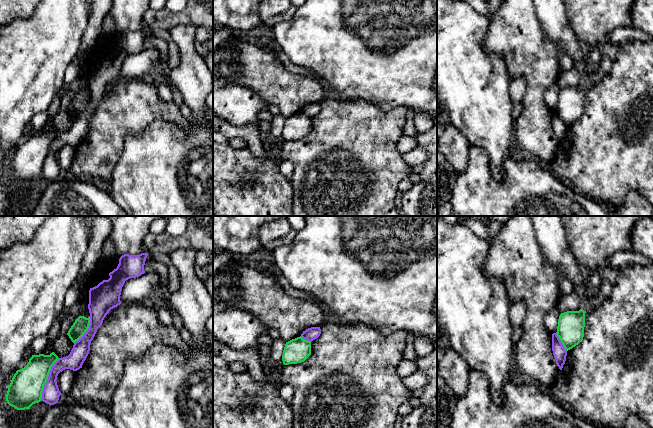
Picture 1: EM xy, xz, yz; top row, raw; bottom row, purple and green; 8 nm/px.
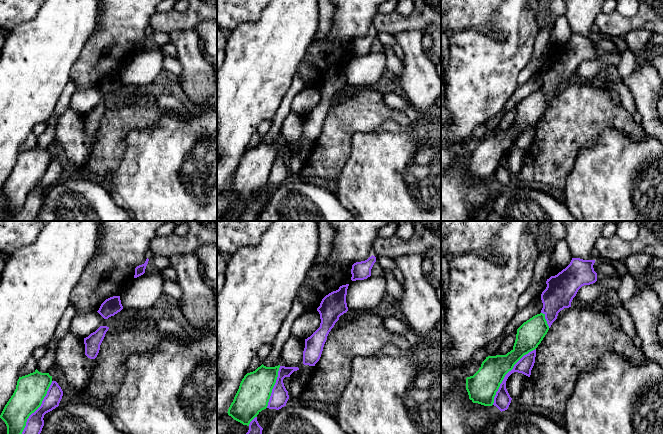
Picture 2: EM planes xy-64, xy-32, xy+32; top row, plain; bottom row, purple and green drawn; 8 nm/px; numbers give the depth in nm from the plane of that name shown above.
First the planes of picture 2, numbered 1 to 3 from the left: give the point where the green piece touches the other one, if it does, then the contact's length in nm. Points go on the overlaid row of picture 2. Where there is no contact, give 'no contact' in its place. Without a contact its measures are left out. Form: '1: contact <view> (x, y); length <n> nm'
1: contact xy-64 (39, 407); length 500 nm
2: contact xy-32 (273, 387); length 360 nm
3: contact xy+32 (506, 374); length 550 nm

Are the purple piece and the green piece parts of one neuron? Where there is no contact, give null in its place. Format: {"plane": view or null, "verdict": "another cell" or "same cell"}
{"plane": "xy", "verdict": "another cell"}

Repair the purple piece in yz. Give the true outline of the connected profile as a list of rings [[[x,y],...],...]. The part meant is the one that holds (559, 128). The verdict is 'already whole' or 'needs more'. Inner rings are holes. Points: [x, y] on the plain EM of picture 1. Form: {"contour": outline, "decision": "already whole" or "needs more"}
{"contour": [[[557,109],[552,110],[552,127],[556,140],[560,146],[562,146],[563,141],[566,137],[567,127],[565,126],[563,120],[561,119]]], "decision": "already whole"}

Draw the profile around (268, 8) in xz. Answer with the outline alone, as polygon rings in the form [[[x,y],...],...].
[[[264,0],[259,5],[259,16],[262,23],[271,17],[286,12],[292,3],[290,0]]]

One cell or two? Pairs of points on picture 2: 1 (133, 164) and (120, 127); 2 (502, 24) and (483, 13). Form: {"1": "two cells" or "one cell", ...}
{"1": "two cells", "2": "two cells"}

